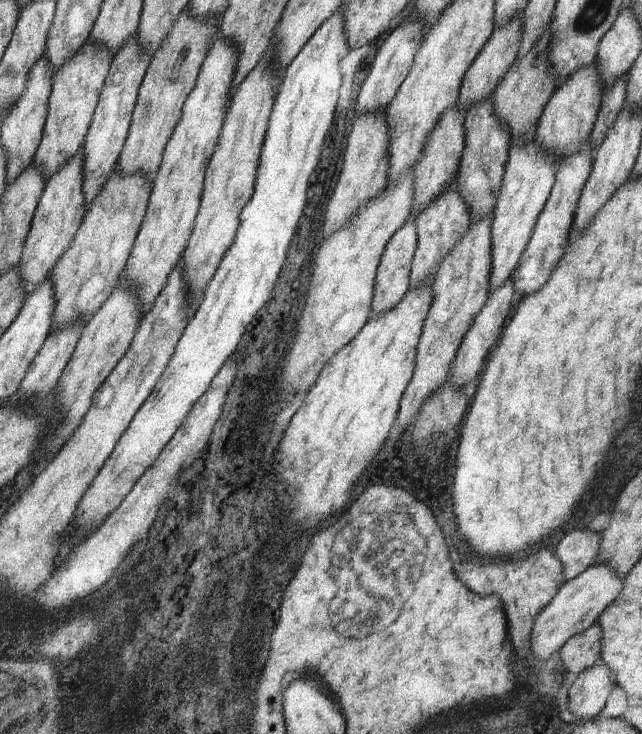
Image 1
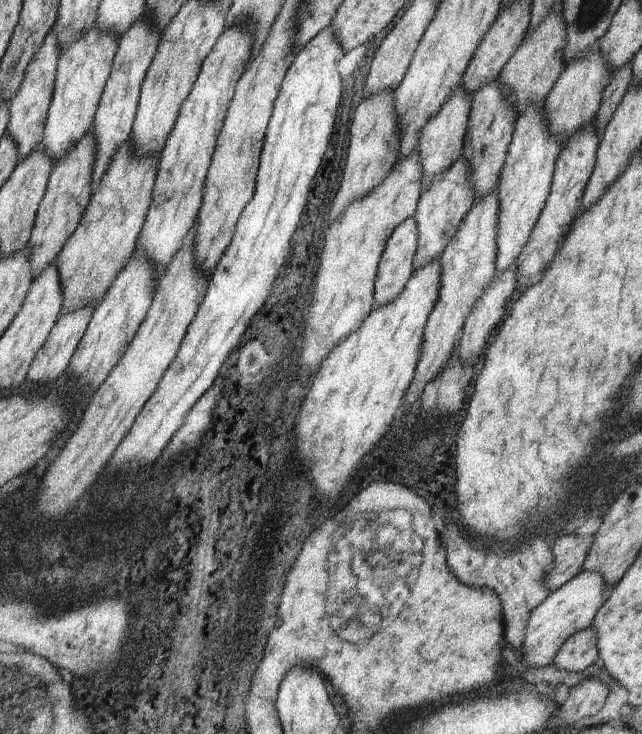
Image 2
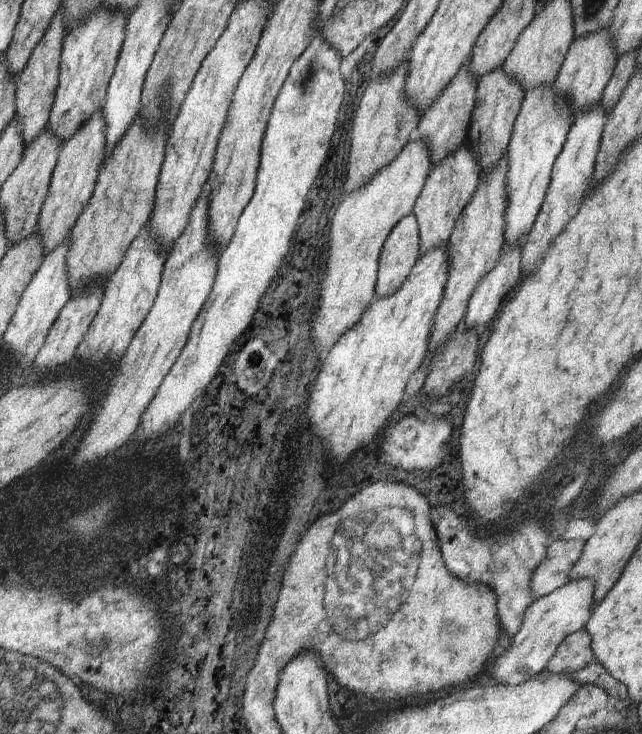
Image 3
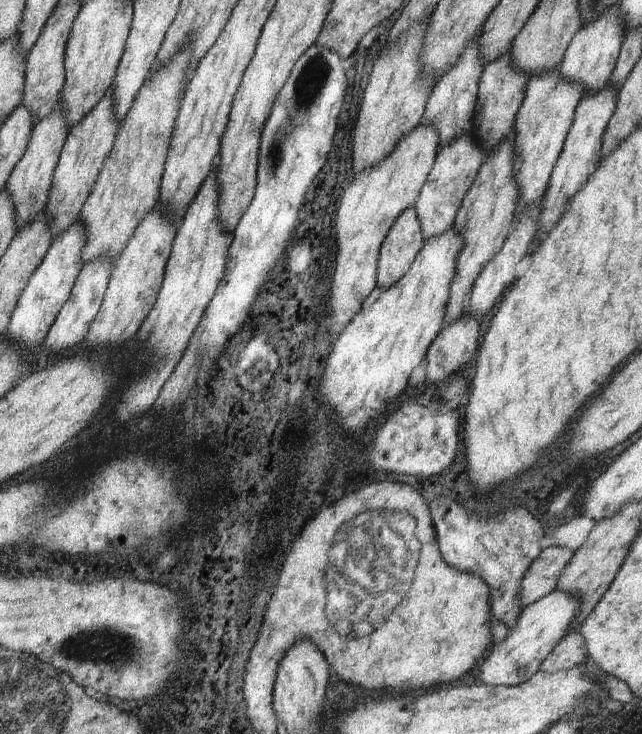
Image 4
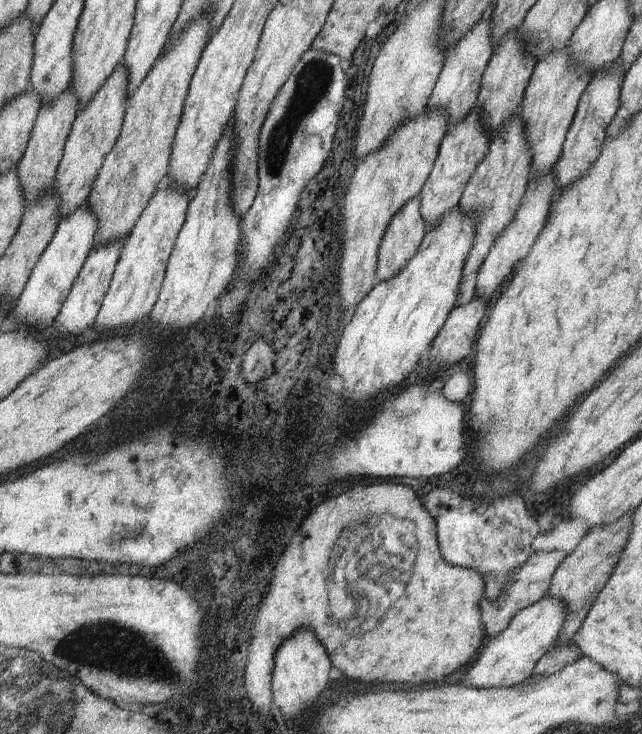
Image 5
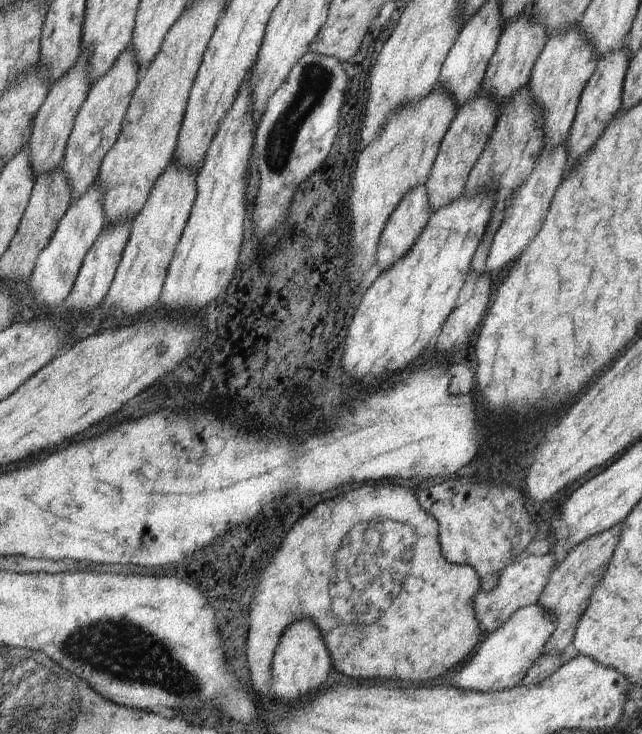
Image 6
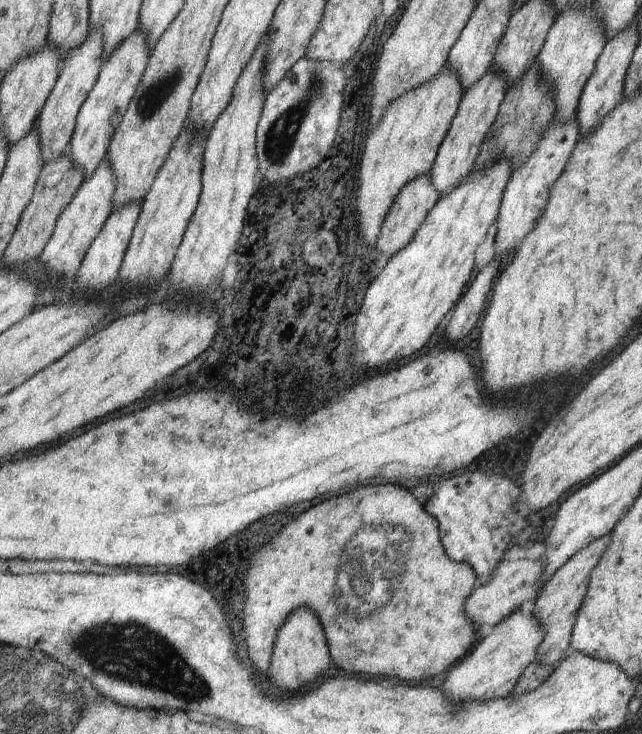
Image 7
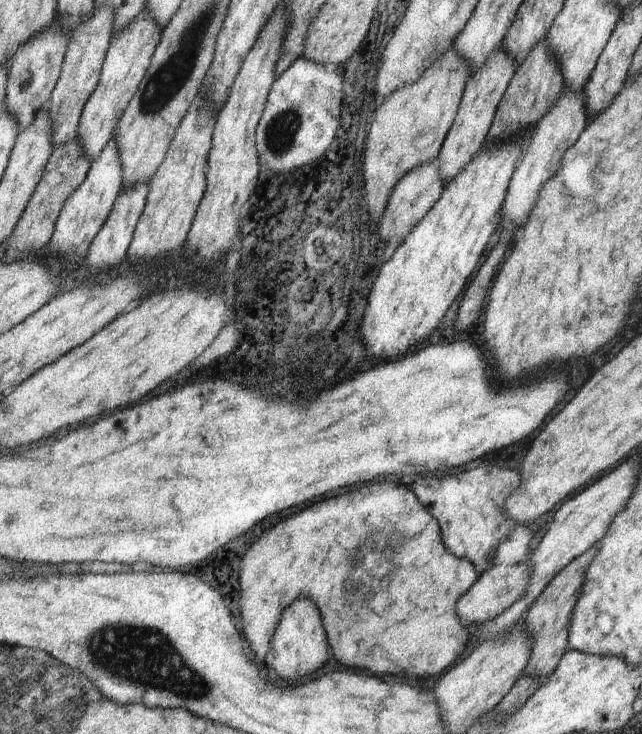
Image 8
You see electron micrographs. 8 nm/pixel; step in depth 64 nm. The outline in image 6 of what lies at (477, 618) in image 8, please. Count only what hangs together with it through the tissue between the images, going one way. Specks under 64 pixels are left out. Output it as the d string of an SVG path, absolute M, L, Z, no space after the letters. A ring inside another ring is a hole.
M551 553L541 556L527 555L525 558L517 558L503 570L499 585L491 592L481 592L475 596L475 612L485 634L490 634L499 630L515 610L529 605L535 605L543 587L547 584L549 574L556 566L554 557Z

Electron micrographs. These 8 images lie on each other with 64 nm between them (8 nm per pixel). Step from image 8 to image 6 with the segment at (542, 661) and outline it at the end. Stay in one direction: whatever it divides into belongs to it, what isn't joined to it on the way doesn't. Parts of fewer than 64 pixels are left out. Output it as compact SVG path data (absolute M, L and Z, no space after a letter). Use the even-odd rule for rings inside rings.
M623 521L617 522L615 526L599 532L599 534L593 534L589 538L581 540L579 544L575 544L565 554L563 560L556 563L551 574L549 574L547 584L543 587L543 592L539 595L537 603L539 606L545 606L555 616L556 629L550 640L546 642L542 654L555 656L555 654L570 651L570 642L574 638L577 622L579 622L579 618L583 616L584 610L588 607L591 591L595 588L595 584L599 582L605 568L607 568L615 546L619 544L619 535L623 523Z

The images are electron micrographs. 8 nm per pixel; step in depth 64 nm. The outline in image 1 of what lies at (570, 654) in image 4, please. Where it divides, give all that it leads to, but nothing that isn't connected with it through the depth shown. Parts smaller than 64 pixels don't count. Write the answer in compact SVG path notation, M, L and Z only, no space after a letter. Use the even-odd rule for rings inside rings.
M597 623L583 632L570 636L558 650L563 667L570 676L595 665L600 660L601 630Z

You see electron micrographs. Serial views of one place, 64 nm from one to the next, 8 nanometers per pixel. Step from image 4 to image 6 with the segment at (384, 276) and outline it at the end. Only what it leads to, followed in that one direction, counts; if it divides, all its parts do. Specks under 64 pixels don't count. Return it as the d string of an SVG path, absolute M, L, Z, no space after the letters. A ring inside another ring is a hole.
M417 186L401 201L387 222L378 246L377 266L382 273L391 270L419 242L433 211L427 186Z

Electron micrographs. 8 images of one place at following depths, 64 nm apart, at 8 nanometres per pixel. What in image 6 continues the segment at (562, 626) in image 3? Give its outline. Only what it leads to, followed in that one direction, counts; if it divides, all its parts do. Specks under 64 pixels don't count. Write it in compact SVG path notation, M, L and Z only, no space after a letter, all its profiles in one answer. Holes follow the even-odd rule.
M536 603L515 610L499 630L484 636L474 657L463 664L459 672L453 674L453 686L461 690L477 690L489 694L497 690L511 690L523 680L529 666L542 655L546 642L555 629L555 616L545 606Z

